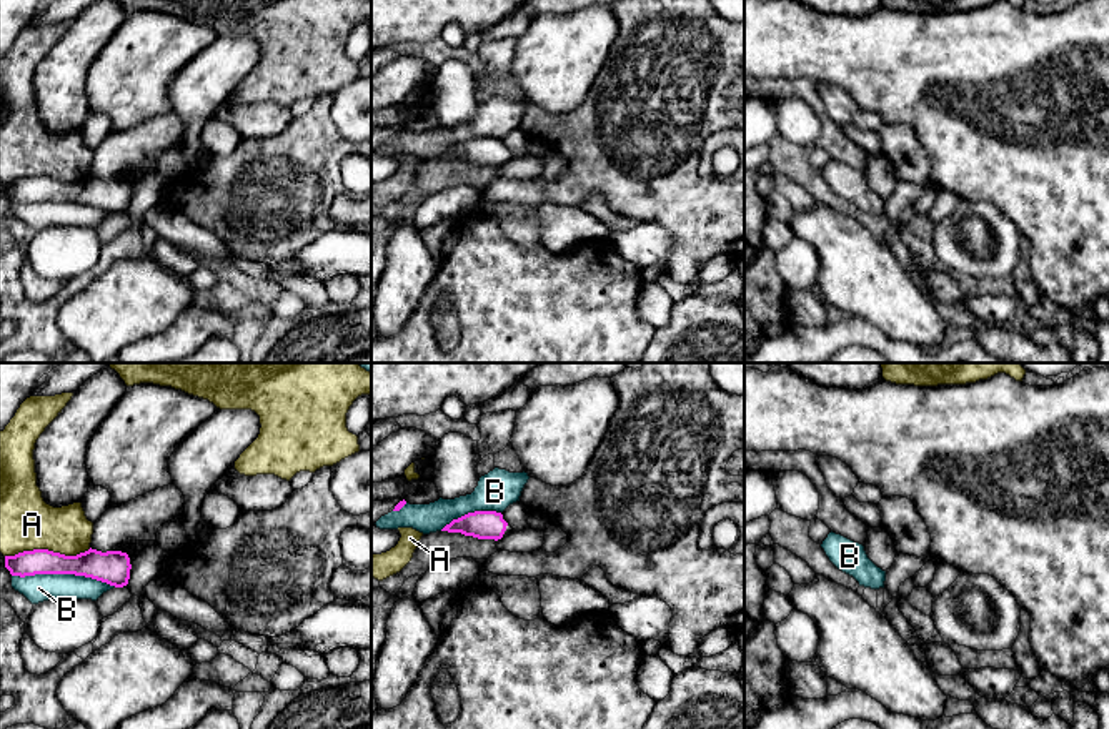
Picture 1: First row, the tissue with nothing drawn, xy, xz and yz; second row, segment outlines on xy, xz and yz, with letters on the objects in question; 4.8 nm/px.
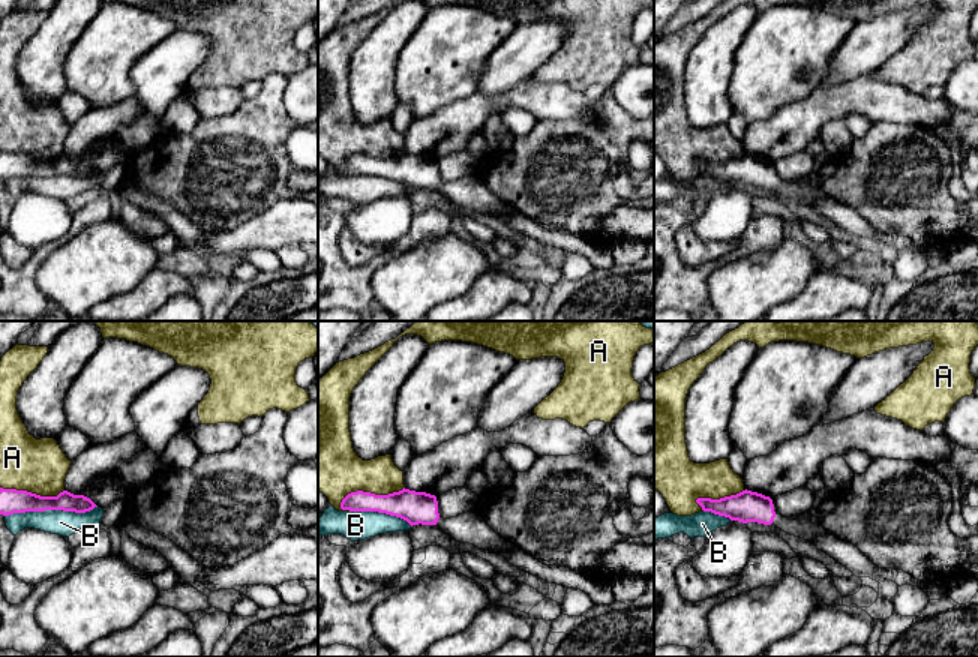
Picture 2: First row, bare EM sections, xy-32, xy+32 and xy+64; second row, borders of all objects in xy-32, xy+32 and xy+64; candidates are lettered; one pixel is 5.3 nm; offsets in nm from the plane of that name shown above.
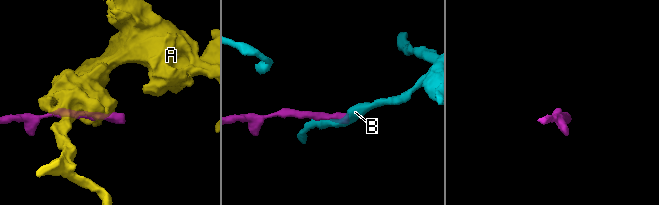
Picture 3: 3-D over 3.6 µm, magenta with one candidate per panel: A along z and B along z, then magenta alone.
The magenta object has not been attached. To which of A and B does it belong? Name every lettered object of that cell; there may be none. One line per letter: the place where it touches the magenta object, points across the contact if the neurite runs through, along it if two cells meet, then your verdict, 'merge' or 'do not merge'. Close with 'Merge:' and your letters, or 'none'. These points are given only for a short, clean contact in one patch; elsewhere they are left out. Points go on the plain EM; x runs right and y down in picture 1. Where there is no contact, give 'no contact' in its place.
A: contact xy (47, 177); do not merge
B: contact xy (64, 200); border xy (12, 202), (84, 202), (115, 213); do not merge
Merge: none

